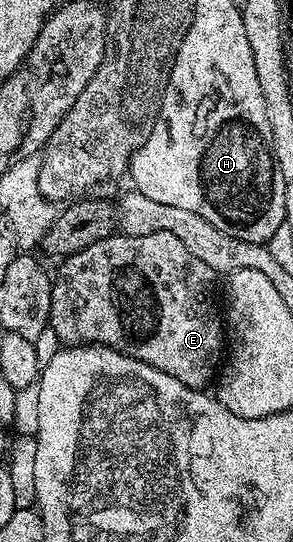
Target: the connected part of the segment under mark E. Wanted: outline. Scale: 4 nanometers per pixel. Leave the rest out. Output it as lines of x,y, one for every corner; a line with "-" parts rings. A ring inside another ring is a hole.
114,233
102,241
94,241
86,249
67,256
63,260
60,272
55,272
52,284
52,300
50,301
50,317
48,322
50,330
57,334
61,344
64,345
99,345
121,351
123,355
134,357
162,373
170,373
174,381
182,381
182,385
197,389
207,388
207,383
217,378
218,368
222,363
222,356
226,351
226,323
222,318
222,311
216,308
216,279
217,272
206,265
206,261
198,261
194,253
174,233
146,233
146,237
134,237
123,233

